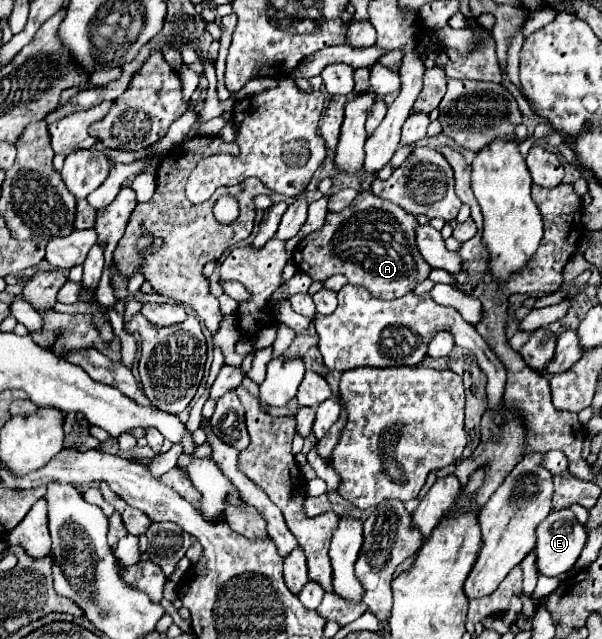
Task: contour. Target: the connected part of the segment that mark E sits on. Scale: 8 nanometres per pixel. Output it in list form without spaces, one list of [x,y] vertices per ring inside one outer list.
[[[572,510],[550,512],[536,528],[536,566],[540,576],[566,574],[586,542],[586,528],[578,524]]]

